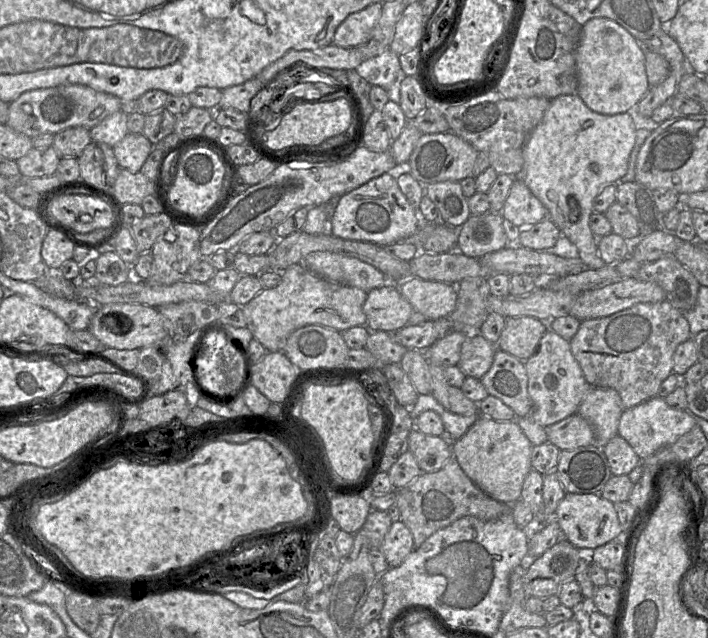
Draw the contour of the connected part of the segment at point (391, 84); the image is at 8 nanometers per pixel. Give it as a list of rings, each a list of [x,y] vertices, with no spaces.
[[[387,49],[380,55],[363,60],[355,70],[370,85],[382,87],[390,101],[400,102],[400,85],[406,75],[399,55]]]

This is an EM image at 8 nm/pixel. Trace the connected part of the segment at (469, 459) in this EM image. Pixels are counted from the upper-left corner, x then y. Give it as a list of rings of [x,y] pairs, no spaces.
[[[478,414],[476,422],[466,431],[466,433],[454,441],[451,446],[452,456],[454,456],[471,481],[491,498],[506,503],[513,504],[521,499],[521,491],[525,477],[532,469],[531,449],[533,445],[523,433],[516,420],[496,421],[491,417]]]

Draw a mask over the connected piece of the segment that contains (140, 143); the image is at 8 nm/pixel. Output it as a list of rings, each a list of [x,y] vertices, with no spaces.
[[[128,132],[113,146],[120,169],[139,172],[150,155],[154,144],[143,133]]]

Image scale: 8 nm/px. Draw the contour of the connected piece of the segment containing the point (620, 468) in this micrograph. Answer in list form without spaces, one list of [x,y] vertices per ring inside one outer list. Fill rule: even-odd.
[[[619,434],[610,439],[603,447],[612,475],[628,475],[641,464],[641,459],[631,445]]]

